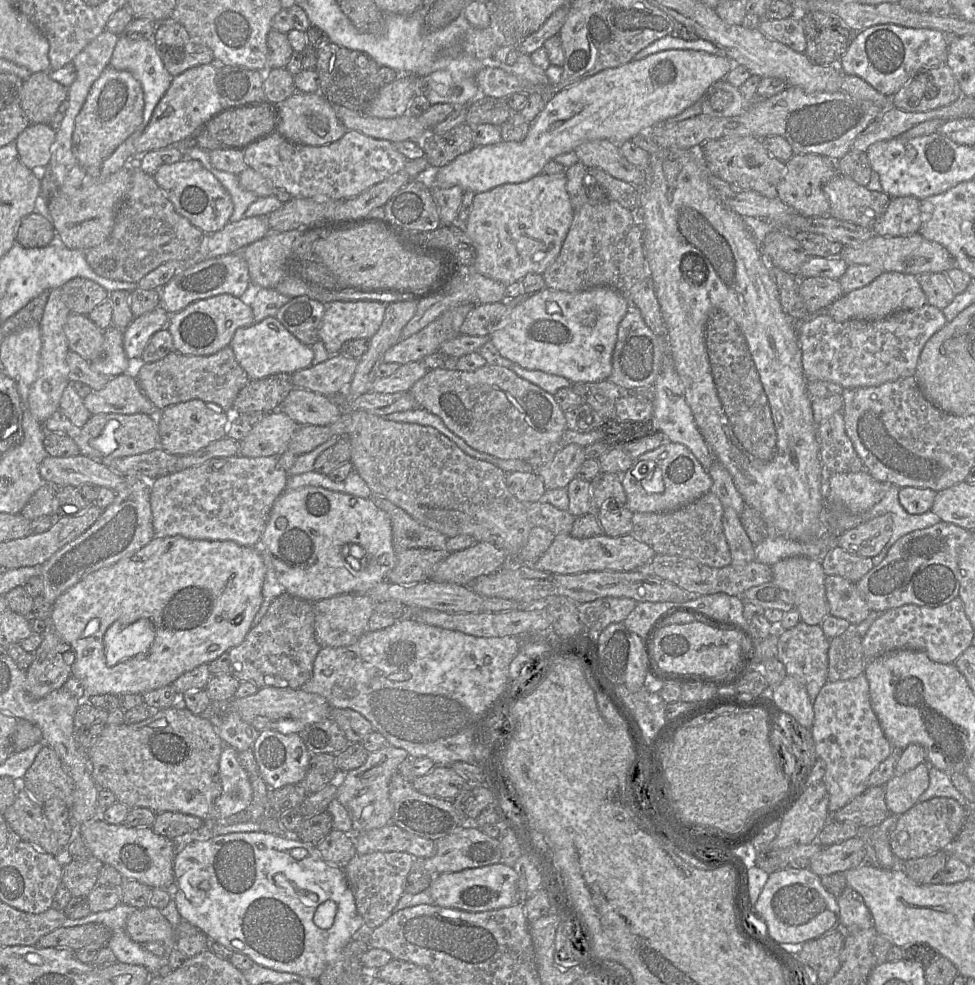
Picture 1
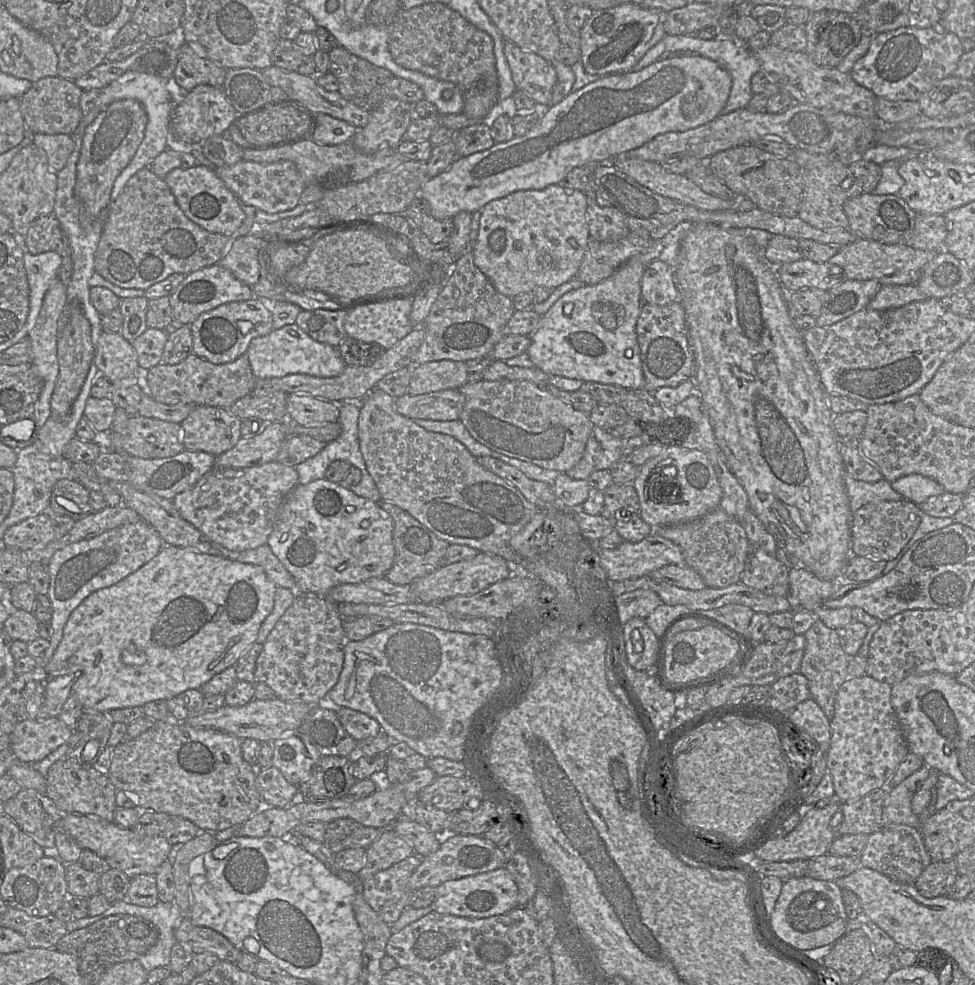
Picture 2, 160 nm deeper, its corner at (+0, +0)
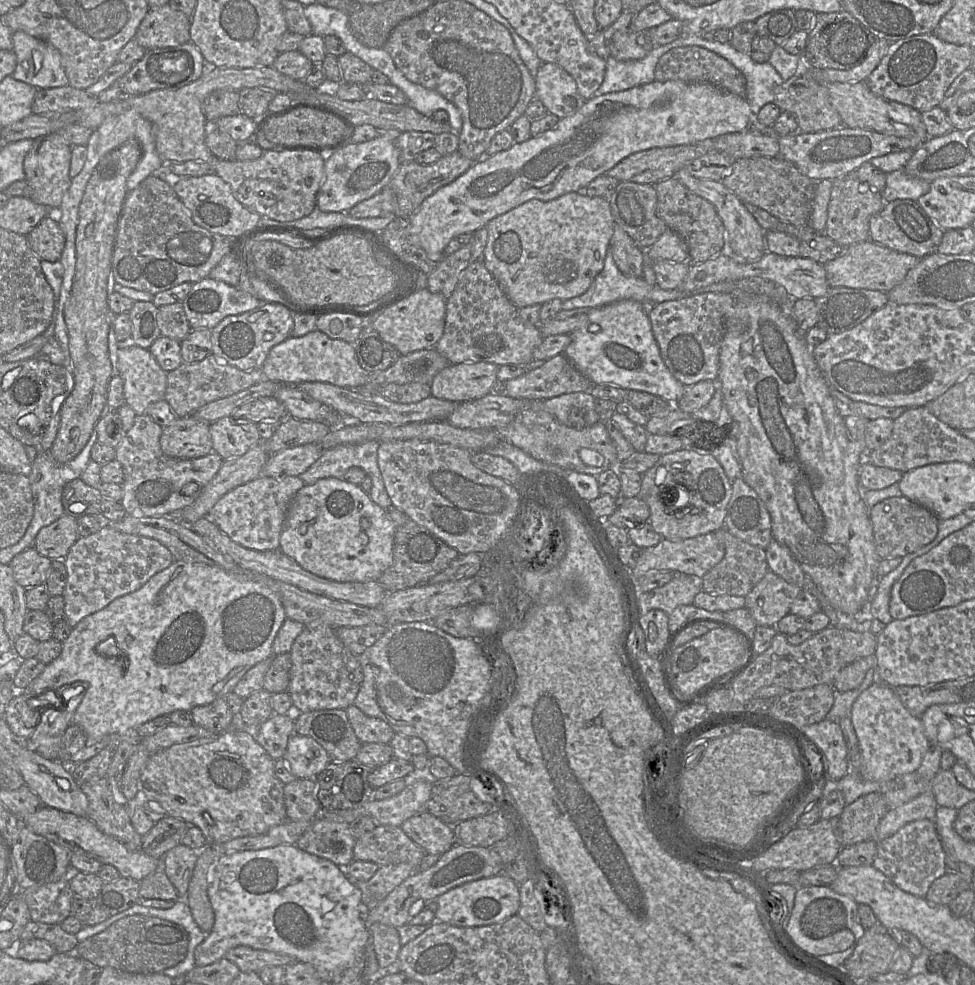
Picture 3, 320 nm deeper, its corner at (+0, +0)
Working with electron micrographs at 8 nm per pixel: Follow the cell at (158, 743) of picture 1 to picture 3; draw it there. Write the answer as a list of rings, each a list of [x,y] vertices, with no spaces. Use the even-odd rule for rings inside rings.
[[[249,728],[230,729],[214,739],[173,745],[150,755],[140,777],[147,804],[156,802],[168,816],[198,827],[207,845],[223,845],[235,838],[260,835],[288,820],[283,794],[285,784],[275,775],[275,760],[248,731]]]

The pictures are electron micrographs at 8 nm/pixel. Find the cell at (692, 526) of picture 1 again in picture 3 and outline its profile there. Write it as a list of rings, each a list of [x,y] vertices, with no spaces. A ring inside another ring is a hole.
[[[726,528],[715,531],[725,545],[724,558],[702,577],[703,591],[713,595],[746,597],[769,570],[765,549],[751,545],[732,535]]]

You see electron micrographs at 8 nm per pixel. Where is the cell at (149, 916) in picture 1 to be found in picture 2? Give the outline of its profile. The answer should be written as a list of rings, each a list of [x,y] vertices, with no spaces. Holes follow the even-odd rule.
[[[187,916],[176,923],[174,936],[176,943],[189,944],[194,953],[211,953],[234,964],[242,954],[225,936],[209,927],[195,925]]]

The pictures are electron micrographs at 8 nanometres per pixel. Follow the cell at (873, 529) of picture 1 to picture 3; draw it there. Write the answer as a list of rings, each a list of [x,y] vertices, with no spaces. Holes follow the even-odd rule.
[[[904,496],[882,500],[869,508],[869,516],[880,559],[904,557],[931,543],[937,536],[940,521],[928,508]]]

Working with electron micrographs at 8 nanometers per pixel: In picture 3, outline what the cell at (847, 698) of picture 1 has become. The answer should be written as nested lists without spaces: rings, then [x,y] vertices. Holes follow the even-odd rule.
[[[873,682],[855,700],[850,718],[859,743],[861,778],[885,782],[917,771],[930,742],[920,718],[909,712],[893,687]]]

